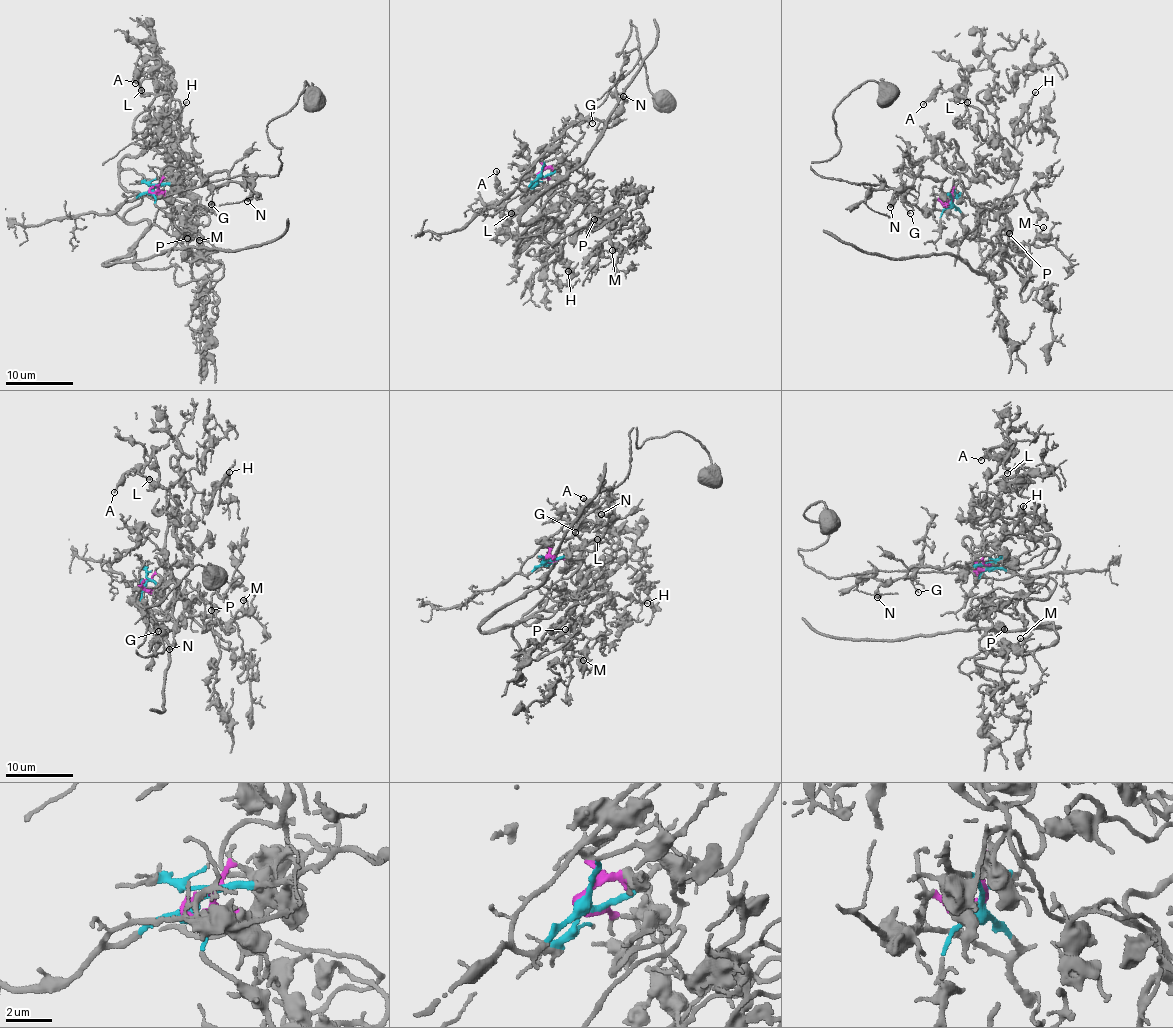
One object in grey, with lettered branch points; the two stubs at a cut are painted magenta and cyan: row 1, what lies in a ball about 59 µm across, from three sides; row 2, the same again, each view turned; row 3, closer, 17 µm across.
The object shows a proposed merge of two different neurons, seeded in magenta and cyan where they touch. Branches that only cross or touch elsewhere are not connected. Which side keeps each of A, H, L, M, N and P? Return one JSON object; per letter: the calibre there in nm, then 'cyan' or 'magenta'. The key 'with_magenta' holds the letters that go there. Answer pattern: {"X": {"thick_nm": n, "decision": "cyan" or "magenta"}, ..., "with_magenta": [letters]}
{"A": {"thick_nm": 130, "decision": "magenta"}, "H": {"thick_nm": 140, "decision": "magenta"}, "L": {"thick_nm": 220, "decision": "magenta"}, "M": {"thick_nm": 130, "decision": "magenta"}, "N": {"thick_nm": 480, "decision": "cyan"}, "P": {"thick_nm": 600, "decision": "magenta"}, "with_magenta": ["A", "H", "L", "M", "P"]}

